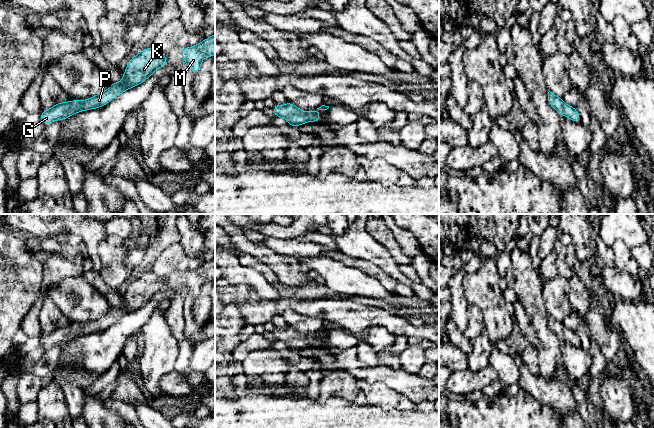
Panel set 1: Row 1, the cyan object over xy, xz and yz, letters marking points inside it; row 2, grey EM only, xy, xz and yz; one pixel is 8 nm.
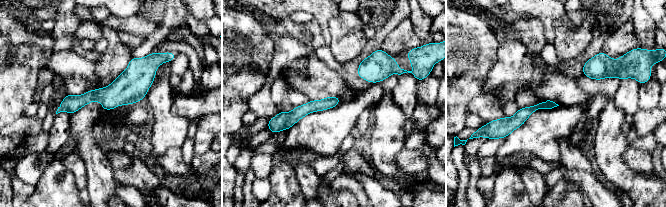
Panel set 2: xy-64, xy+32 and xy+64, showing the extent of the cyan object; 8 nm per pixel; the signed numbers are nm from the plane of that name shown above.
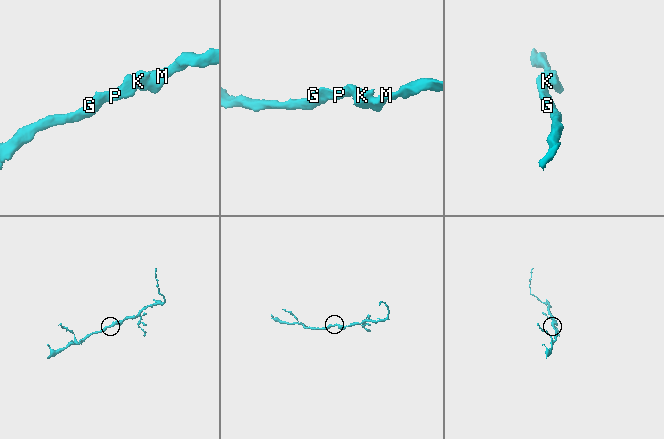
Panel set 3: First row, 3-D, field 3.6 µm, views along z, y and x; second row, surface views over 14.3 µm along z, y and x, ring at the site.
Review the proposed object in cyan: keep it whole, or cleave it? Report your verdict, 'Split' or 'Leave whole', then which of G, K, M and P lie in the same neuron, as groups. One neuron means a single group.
Leave whole. Groups: G K M P

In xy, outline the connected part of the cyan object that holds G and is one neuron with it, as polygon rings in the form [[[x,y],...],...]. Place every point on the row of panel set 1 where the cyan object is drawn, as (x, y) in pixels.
[[[152,46],[139,52],[129,59],[123,79],[118,83],[111,83],[107,91],[103,91],[93,97],[79,101],[60,102],[40,113],[40,120],[49,125],[55,120],[65,120],[81,111],[88,111],[107,105],[113,98],[118,97],[124,91],[140,85],[147,80],[158,68],[167,64],[165,54],[156,51]]]

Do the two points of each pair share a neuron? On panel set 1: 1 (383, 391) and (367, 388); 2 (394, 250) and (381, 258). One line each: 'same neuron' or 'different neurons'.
1: same neuron
2: different neurons

